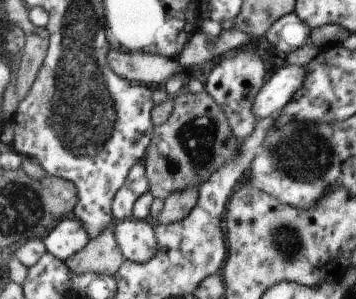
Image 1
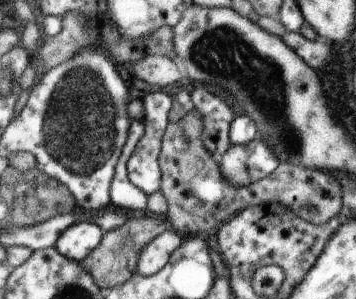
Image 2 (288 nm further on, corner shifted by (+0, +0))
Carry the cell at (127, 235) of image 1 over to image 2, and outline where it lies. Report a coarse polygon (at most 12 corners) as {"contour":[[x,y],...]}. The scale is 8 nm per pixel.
{"contour":[[171,228],[137,254],[137,274],[155,276],[169,262],[181,234]]}

